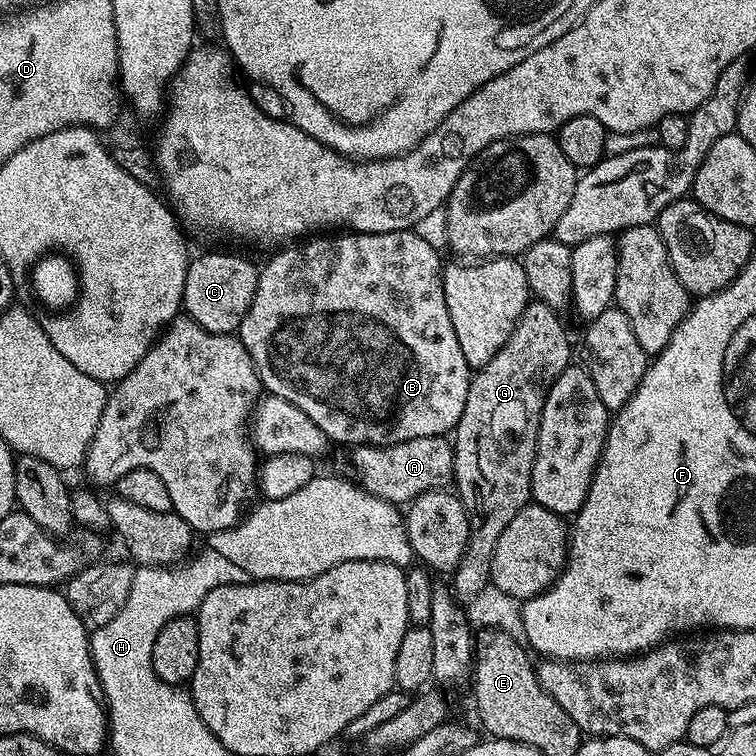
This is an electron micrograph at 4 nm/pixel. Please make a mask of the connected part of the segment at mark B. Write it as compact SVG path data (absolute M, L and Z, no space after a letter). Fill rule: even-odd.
M415 230L324 234L319 238L305 239L295 246L281 248L284 249L268 265L260 268L258 290L254 290L254 302L250 302L250 310L246 310L246 318L242 318L238 329L239 338L246 346L252 365L260 375L261 385L271 395L286 398L286 402L298 406L298 410L302 410L302 414L306 414L306 418L310 418L310 422L314 422L314 426L318 426L318 430L326 433L329 441L335 443L337 440L340 444L348 444L347 446L379 446L397 444L414 438L447 437L462 418L462 410L466 410L470 369L462 354L462 346L458 346L458 334L454 334L454 326L446 310L442 259L440 260L438 254L440 252L420 238Z

